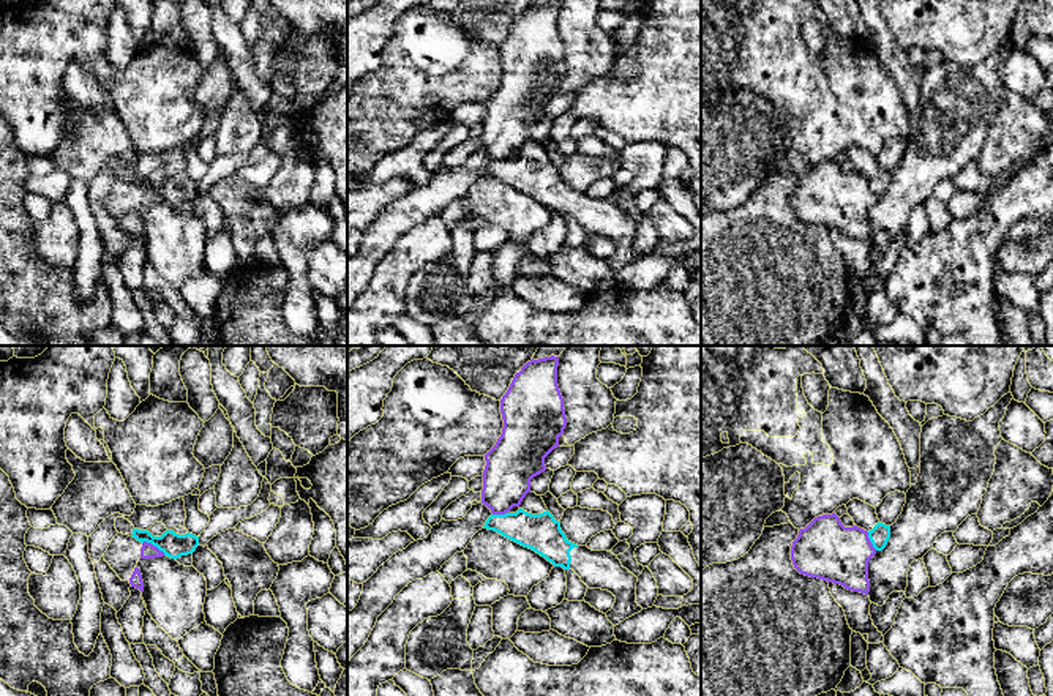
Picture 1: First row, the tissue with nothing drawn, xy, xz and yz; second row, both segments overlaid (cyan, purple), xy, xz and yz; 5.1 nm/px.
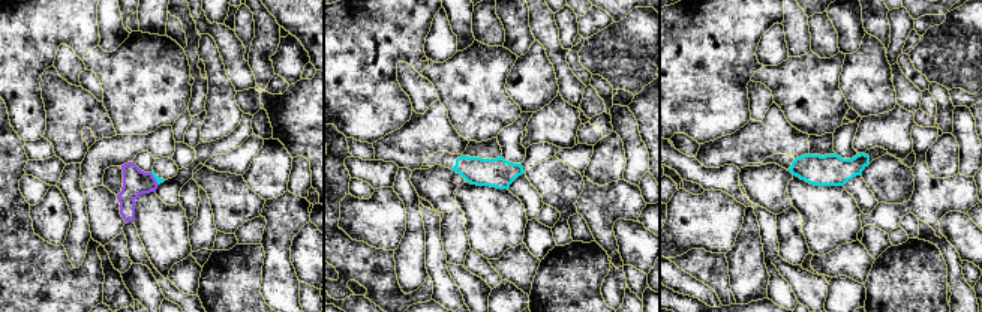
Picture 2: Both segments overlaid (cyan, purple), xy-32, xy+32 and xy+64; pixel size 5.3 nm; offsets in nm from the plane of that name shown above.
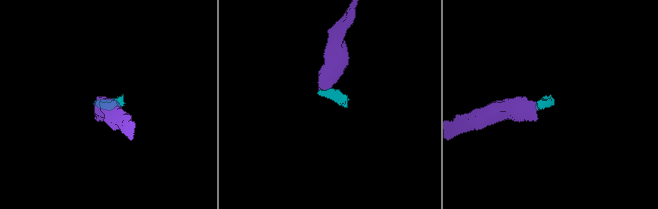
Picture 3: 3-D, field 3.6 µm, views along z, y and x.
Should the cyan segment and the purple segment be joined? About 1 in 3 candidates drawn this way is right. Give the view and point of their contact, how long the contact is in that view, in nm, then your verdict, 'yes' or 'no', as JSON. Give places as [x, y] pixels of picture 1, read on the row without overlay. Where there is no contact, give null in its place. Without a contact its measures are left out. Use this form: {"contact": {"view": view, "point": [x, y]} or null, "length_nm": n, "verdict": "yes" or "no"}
{"contact": {"view": "xy", "point": [153, 191]}, "length_nm": 140, "verdict": "no"}

